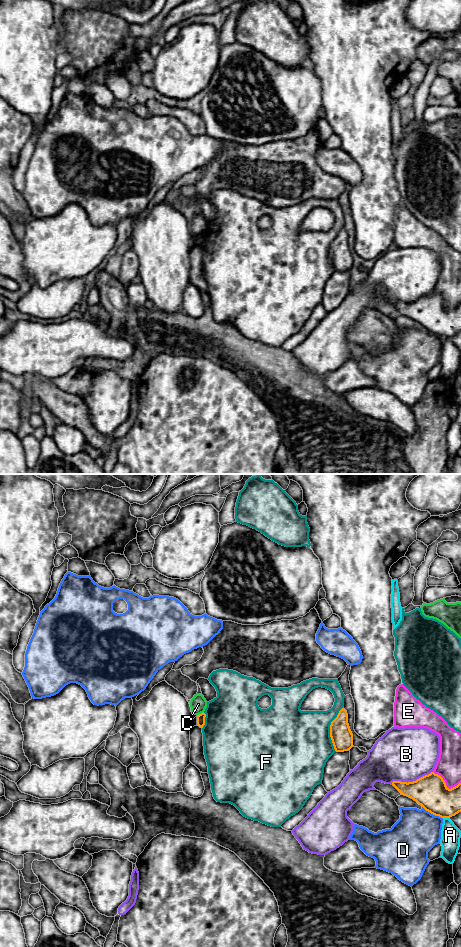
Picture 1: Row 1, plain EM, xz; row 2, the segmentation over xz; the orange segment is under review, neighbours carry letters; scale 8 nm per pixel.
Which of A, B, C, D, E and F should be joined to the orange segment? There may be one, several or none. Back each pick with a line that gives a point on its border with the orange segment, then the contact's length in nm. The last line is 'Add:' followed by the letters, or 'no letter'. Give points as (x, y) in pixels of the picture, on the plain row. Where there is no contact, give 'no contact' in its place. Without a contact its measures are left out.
Add: no letter

